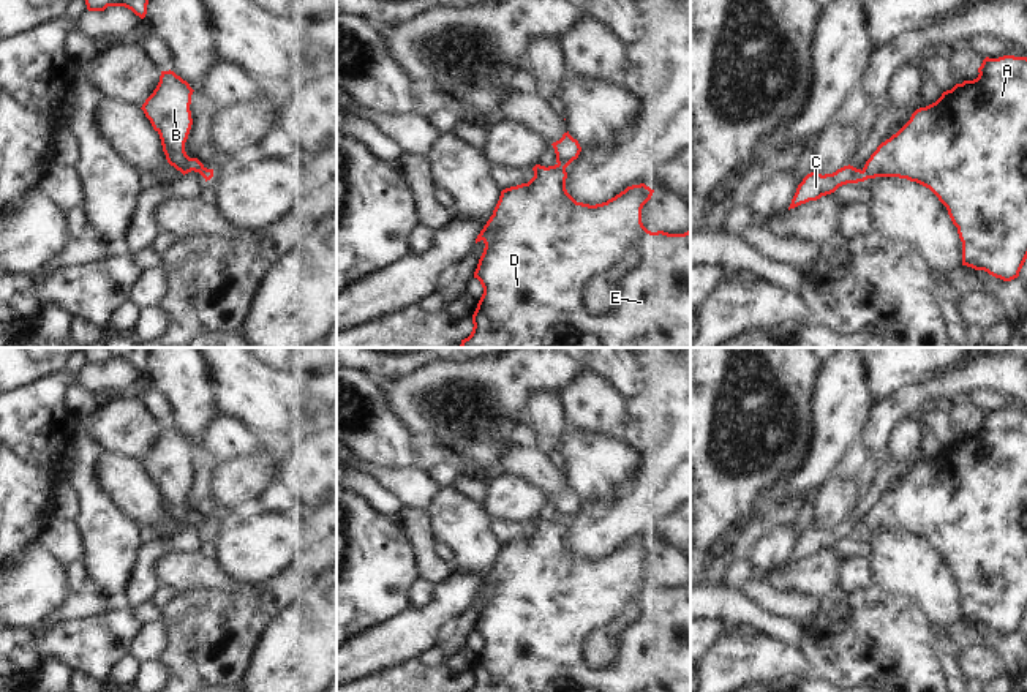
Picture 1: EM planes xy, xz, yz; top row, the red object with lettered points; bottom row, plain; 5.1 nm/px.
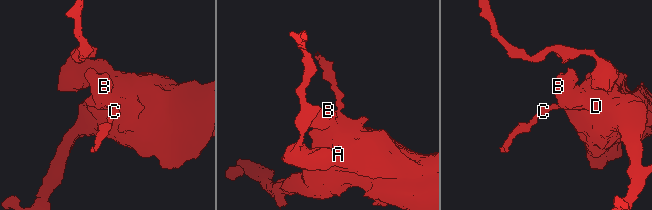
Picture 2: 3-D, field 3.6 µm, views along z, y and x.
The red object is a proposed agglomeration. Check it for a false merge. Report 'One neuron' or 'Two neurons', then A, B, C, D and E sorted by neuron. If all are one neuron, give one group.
Two neurons. Groups: A B D E / C.

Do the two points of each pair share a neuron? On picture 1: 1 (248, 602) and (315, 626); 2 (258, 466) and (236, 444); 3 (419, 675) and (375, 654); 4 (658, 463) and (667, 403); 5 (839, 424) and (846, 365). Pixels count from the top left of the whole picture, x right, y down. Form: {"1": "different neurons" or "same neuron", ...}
{"1": "different neurons", "2": "different neurons", "3": "different neurons", "4": "same neuron", "5": "same neuron"}

